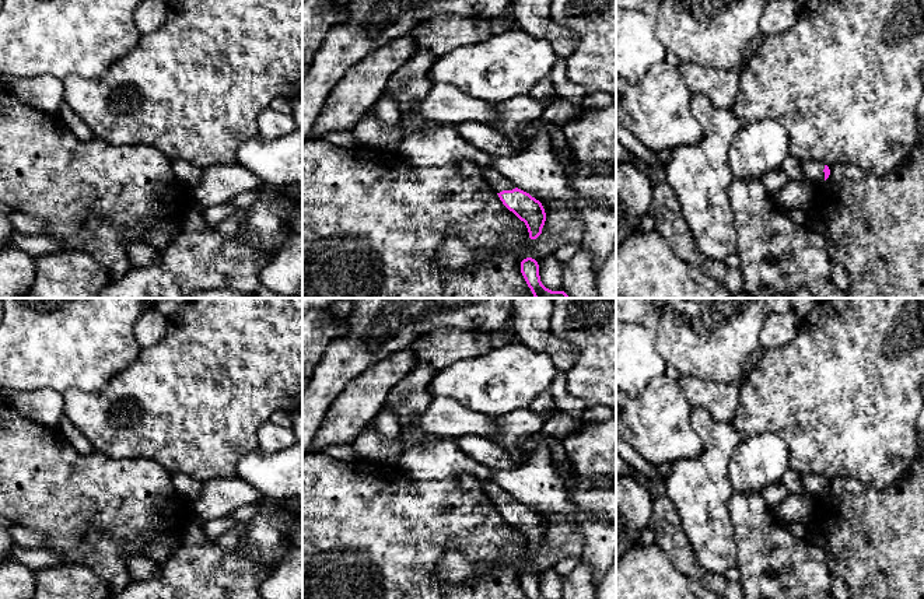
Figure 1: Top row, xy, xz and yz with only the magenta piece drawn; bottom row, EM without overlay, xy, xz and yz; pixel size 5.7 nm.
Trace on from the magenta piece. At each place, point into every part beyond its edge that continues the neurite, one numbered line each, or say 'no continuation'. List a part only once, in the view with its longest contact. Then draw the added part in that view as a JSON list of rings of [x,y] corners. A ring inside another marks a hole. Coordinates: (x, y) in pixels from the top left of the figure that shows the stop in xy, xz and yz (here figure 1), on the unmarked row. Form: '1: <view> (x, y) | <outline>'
1: xz (496, 494) | [[[494,480],[493,481],[482,481],[483,490],[487,498],[496,505],[500,507],[503,504],[512,504],[515,498],[504,491]]]

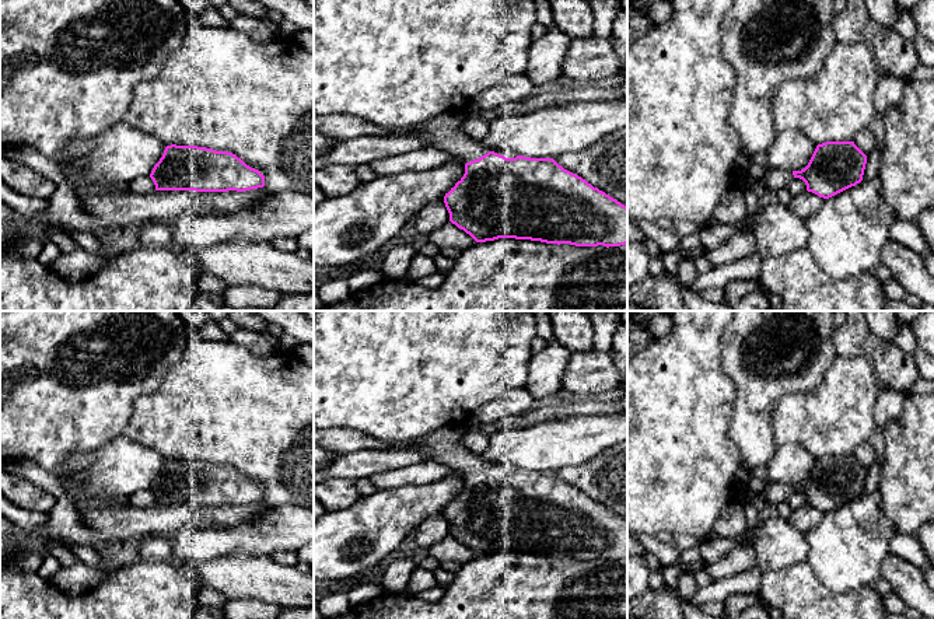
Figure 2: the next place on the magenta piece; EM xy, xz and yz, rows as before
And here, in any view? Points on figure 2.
1: xz (445, 444) | [[[459,422],[413,441],[388,443],[351,429],[325,429],[314,430],[314,444],[340,455],[363,450],[416,450],[428,459],[447,464],[466,478],[489,466],[478,454],[463,445],[466,430],[468,422]]]

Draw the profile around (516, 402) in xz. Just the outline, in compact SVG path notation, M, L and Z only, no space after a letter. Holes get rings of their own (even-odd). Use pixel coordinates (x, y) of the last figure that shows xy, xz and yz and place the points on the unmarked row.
M524 388L513 389L497 399L480 406L472 415L485 429L501 417L521 416L532 410L534 399Z

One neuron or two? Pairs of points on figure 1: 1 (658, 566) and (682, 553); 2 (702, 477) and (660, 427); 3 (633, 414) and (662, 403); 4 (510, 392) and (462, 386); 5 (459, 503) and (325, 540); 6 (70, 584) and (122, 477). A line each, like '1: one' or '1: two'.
1: two
2: two
3: one
4: one
5: one
6: two

